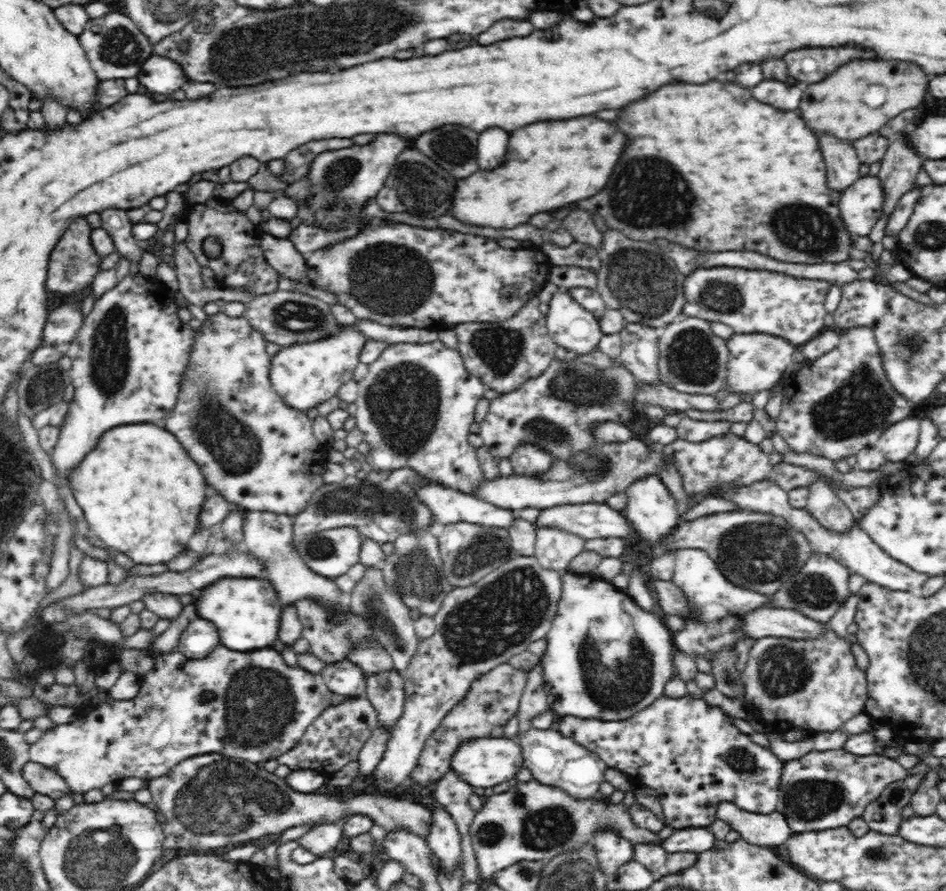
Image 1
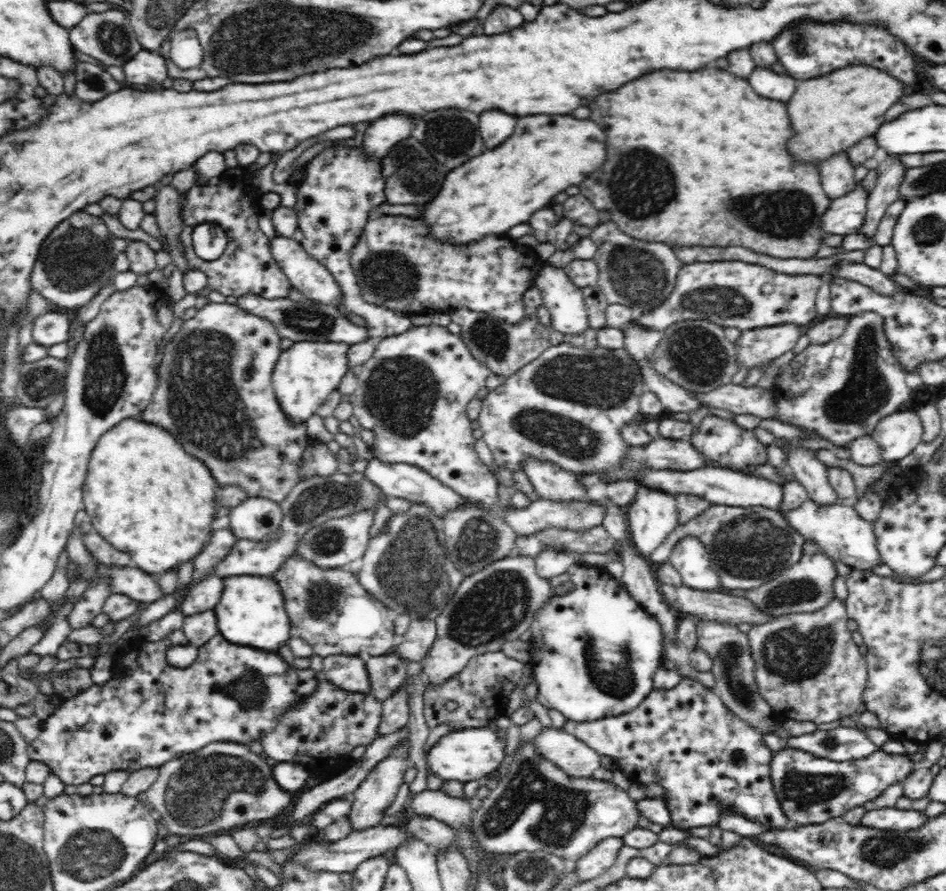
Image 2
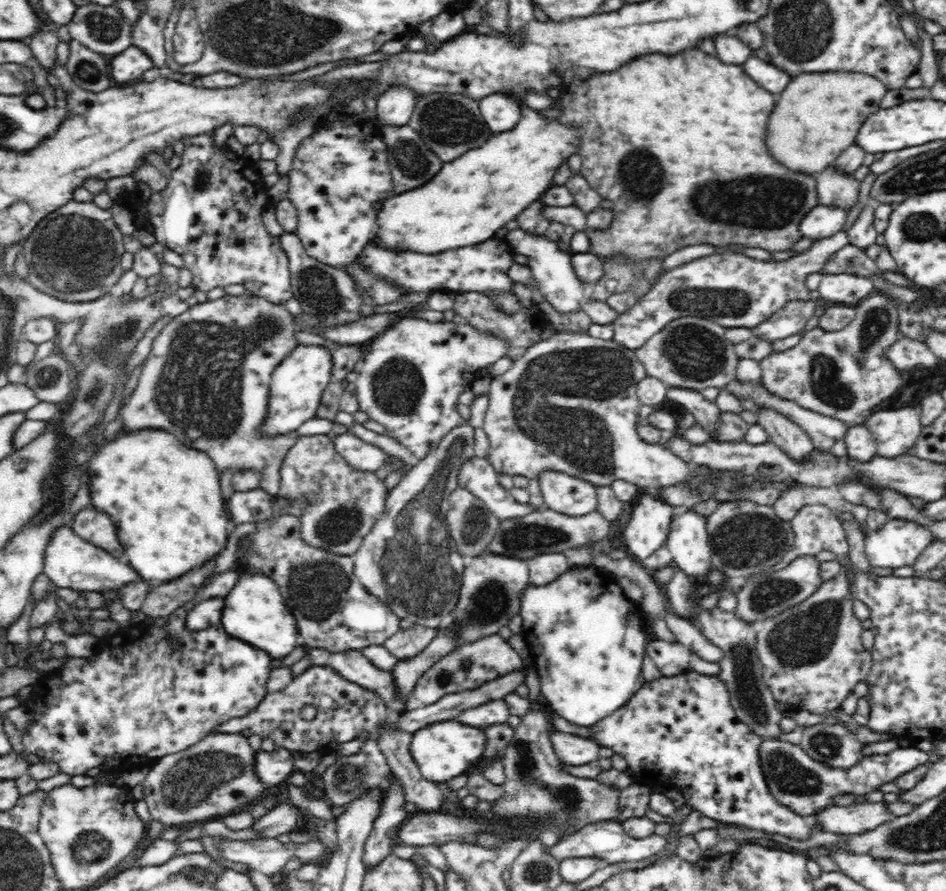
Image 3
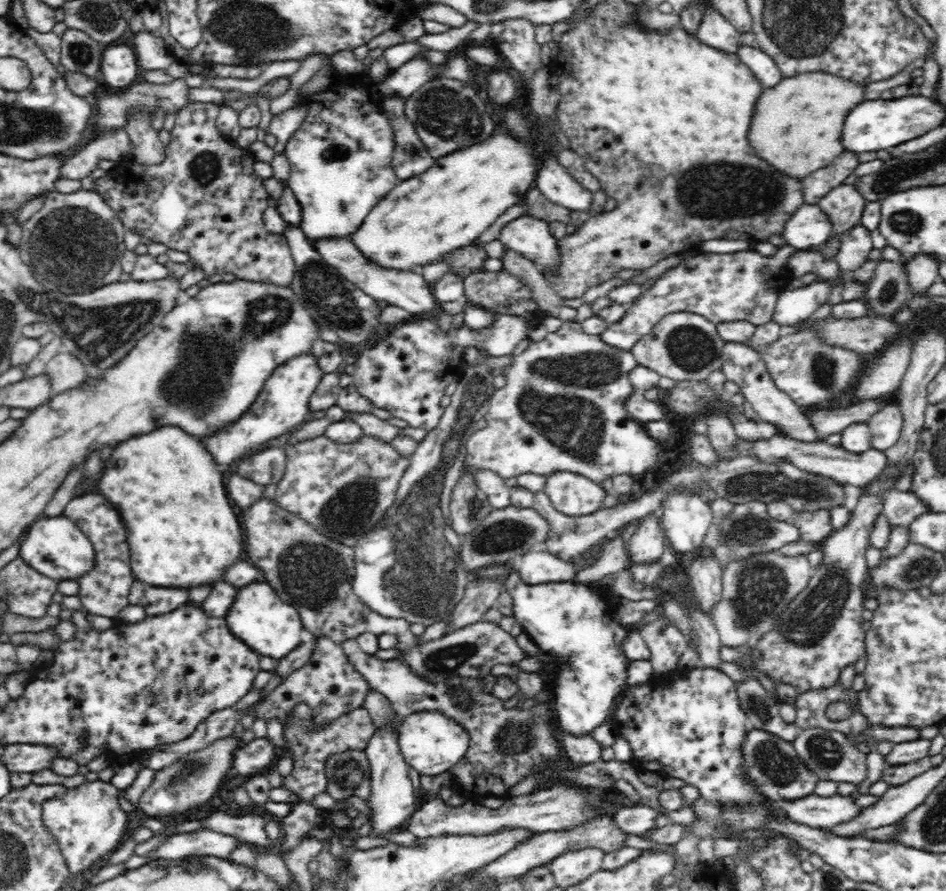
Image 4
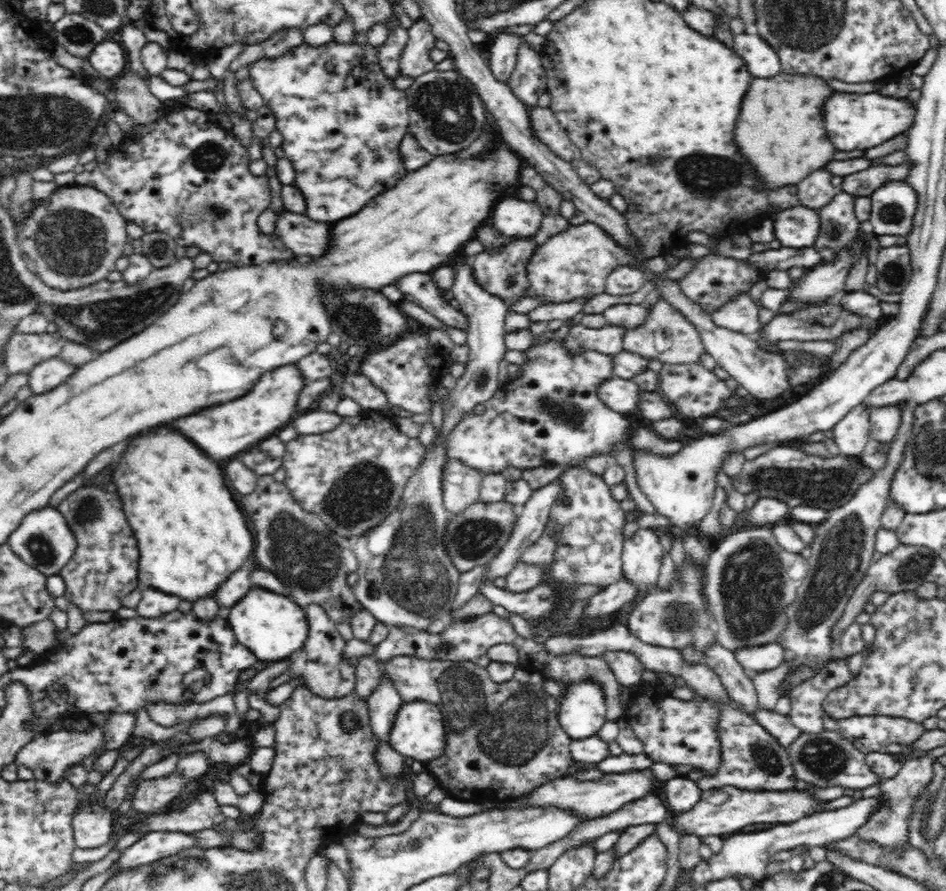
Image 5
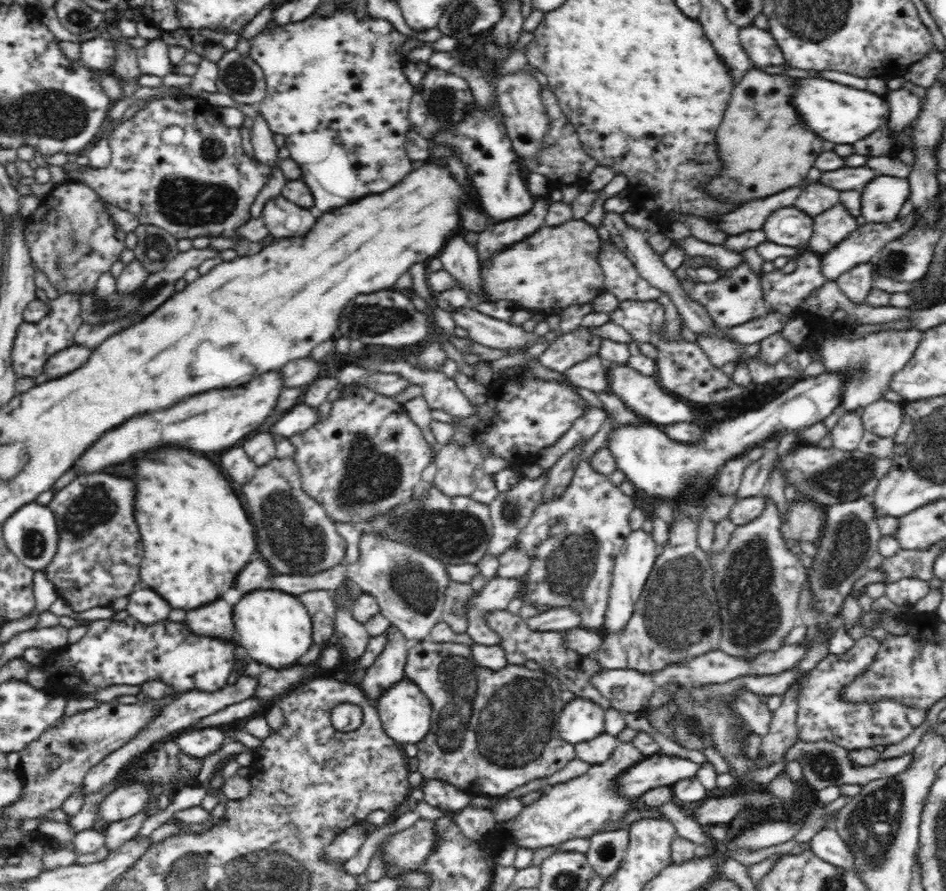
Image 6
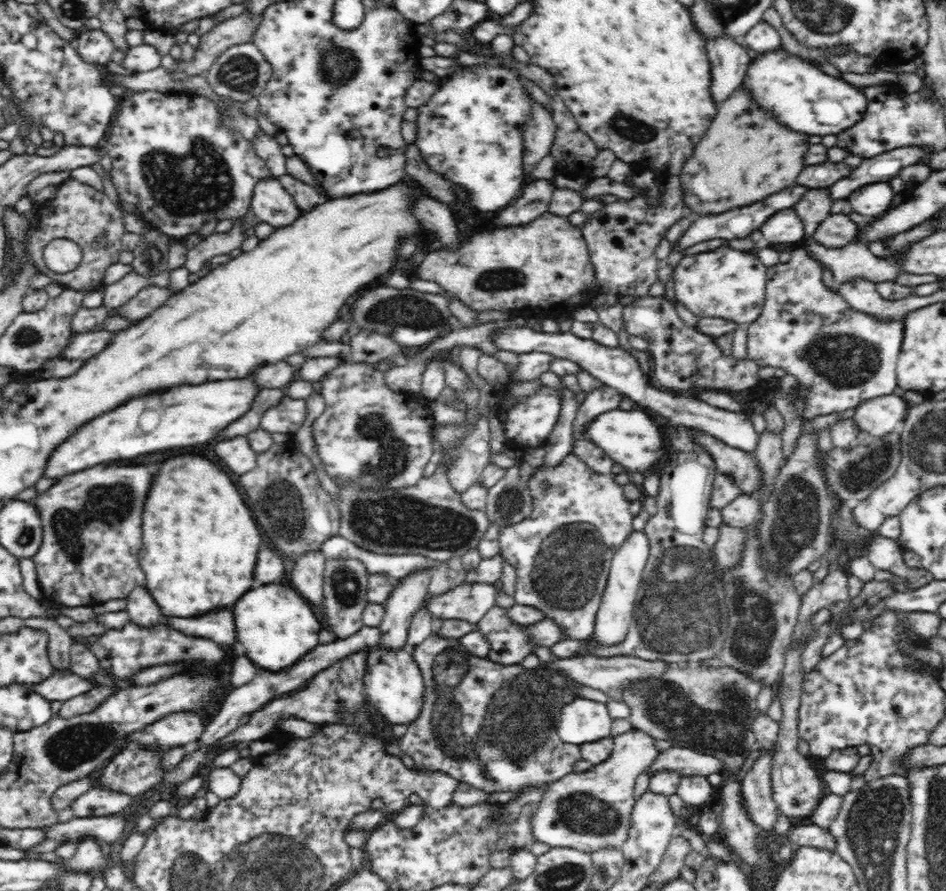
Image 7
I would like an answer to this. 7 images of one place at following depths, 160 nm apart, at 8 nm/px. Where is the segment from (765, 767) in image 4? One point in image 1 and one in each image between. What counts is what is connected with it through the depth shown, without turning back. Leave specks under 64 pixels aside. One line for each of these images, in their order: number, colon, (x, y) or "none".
1: (820, 790)
2: (811, 790)
3: (797, 781)

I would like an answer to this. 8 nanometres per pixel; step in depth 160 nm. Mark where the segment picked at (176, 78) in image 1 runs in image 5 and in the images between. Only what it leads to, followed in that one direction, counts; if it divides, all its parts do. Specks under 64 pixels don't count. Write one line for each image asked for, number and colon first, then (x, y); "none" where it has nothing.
2: (148, 67)
3: (128, 65)
4: (119, 67)
5: (109, 58)

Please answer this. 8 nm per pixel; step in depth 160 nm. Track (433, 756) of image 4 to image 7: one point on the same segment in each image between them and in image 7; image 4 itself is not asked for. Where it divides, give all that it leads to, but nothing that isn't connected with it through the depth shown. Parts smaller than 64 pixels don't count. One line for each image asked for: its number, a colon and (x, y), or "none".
5: (418, 732)
6: (404, 710)
7: (392, 680)

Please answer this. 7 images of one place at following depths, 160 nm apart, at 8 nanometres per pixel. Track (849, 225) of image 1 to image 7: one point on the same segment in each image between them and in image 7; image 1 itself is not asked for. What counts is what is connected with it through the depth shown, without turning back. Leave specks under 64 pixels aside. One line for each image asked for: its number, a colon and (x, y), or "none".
2: (845, 215)
3: (822, 221)
4: (809, 226)
5: (799, 227)
6: (791, 227)
7: (785, 227)

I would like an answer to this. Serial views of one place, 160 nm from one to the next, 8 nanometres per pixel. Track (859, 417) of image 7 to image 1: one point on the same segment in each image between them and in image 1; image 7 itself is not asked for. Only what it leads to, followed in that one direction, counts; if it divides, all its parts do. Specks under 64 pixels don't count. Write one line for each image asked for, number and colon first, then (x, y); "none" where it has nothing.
1: (897, 441)
2: (898, 434)
3: (895, 430)
4: (886, 425)
5: (885, 421)
6: (883, 417)

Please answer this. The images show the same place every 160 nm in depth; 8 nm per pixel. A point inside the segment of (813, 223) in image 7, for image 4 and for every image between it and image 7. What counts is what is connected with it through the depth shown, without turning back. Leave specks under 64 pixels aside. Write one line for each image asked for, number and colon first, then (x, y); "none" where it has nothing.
4: (819, 183)
5: (815, 192)
6: (816, 198)

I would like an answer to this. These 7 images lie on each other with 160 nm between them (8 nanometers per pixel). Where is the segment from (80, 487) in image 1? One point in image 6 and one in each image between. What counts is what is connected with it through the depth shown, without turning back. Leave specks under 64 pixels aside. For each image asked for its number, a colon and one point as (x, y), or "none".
2: (166, 518)
3: (167, 505)
4: (177, 513)
5: (192, 535)
6: (196, 535)

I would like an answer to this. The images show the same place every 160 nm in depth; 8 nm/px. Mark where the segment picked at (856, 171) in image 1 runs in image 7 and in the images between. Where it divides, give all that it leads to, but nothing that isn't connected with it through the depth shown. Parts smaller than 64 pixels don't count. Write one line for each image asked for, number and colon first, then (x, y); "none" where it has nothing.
2: (837, 175)
3: (834, 188)
4: (844, 203)
5: (838, 224)
6: (831, 227)
7: (835, 231)

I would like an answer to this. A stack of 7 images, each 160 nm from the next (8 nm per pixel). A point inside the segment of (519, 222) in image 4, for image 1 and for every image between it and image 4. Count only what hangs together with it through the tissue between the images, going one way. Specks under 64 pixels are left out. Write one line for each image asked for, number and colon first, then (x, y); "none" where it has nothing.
1: (576, 329)
2: (566, 303)
3: (551, 267)

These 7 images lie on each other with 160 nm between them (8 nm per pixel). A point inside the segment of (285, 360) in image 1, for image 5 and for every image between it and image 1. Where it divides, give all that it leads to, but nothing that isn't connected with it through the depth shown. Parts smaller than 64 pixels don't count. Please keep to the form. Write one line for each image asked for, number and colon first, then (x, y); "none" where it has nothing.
2: (306, 373)
3: (297, 384)
4: (282, 404)
5: (225, 431)

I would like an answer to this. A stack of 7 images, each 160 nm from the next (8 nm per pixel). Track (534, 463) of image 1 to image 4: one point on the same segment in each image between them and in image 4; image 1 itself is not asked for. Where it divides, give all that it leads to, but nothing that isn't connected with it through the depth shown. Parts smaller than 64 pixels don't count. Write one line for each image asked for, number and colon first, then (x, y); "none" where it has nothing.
2: (552, 483)
3: (565, 494)
4: (574, 495)

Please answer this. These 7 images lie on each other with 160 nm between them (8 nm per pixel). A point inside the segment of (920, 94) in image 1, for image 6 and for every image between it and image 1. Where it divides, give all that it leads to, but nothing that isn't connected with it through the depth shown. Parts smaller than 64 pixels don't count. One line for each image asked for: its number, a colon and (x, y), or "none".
2: (829, 114)
3: (814, 121)
4: (795, 128)
5: (779, 130)
6: (760, 144)

